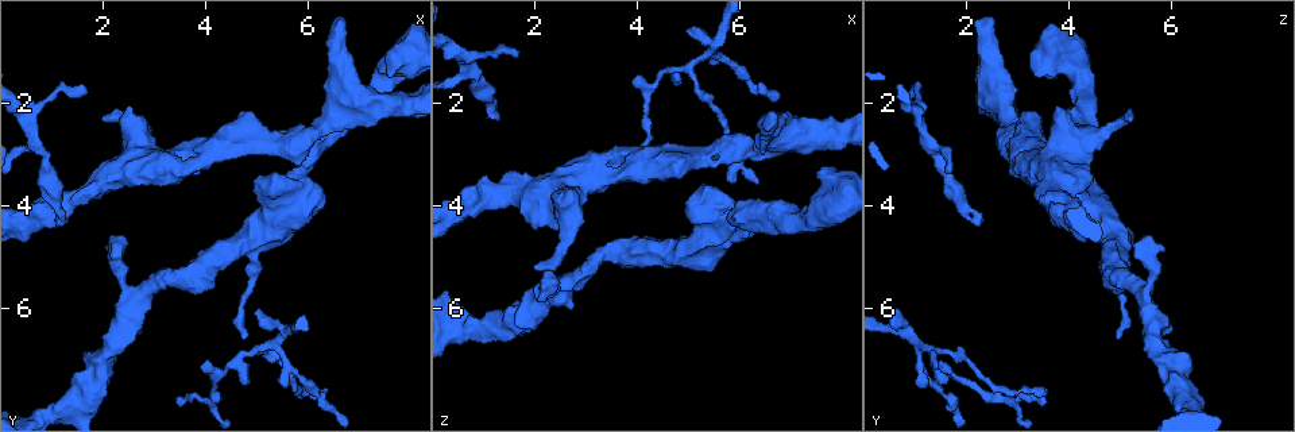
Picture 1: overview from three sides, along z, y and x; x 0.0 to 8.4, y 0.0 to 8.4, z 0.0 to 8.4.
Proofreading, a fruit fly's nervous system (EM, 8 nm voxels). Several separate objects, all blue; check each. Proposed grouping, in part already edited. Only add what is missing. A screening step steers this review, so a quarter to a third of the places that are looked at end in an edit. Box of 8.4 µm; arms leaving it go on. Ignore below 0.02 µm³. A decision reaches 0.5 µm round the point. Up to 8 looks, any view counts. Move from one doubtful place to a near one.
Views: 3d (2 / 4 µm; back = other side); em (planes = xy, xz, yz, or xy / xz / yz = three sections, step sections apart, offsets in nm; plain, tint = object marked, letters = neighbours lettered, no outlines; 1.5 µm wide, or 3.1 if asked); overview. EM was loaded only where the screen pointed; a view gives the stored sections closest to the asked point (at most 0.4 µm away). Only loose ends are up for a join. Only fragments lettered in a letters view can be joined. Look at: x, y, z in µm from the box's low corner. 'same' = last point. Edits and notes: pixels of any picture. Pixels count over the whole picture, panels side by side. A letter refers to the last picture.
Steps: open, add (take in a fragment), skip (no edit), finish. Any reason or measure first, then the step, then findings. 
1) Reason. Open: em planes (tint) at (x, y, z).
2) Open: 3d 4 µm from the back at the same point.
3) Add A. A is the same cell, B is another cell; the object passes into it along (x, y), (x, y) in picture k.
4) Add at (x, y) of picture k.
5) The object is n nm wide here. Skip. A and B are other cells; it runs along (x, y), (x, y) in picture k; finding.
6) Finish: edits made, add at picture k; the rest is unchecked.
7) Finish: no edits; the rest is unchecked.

Branch stops here. Open: em yz step 8 (letters) at (5.05, 3.80, 4.00).

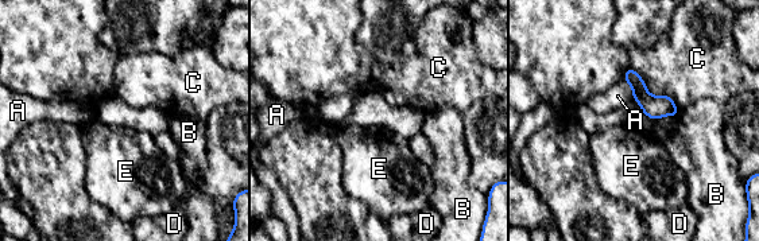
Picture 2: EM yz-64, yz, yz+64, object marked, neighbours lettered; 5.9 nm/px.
Open: em planes (letters) at the same point.

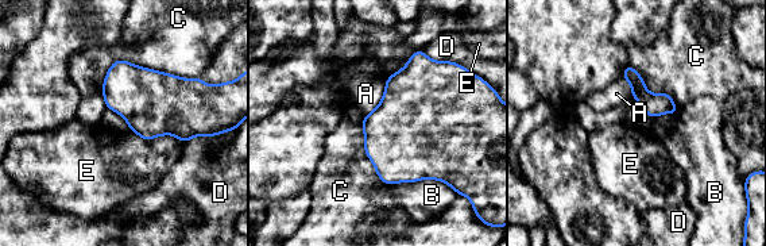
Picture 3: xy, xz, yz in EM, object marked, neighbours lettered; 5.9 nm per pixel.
The longest contact is with C, 500 nm. Skip. A, B, C, D and E are other cells; it runs along (629, 69), (654, 104), (673, 110) in picture 3; no lettered fragment goes on from it.

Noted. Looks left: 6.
Tapers out. Open: 3d 4 µm from the back at (1.30, 4.30, 2.40).

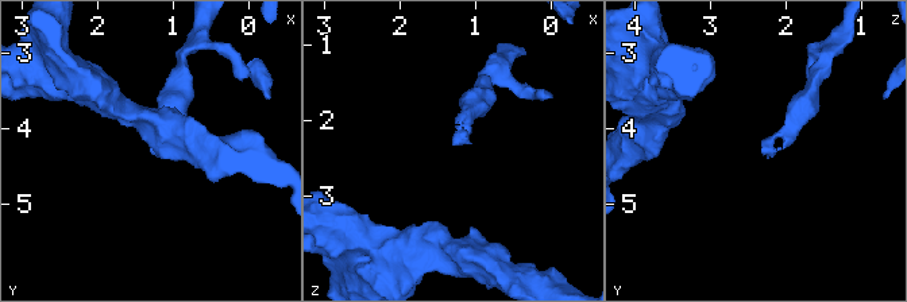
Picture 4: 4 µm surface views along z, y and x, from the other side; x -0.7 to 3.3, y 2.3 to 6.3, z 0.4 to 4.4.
Open: em planes (letters) at (1.30, 4.25, 2.30).

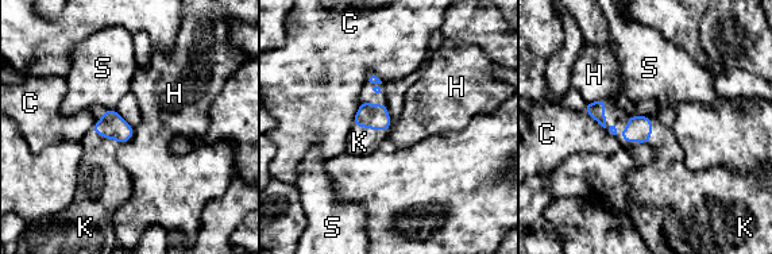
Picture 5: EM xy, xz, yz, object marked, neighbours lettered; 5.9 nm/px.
The longest contact is with C, 140 nm. Add K. K is the same cell, C, H and S are other cells; it goes on there.

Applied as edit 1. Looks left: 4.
Open: overview.

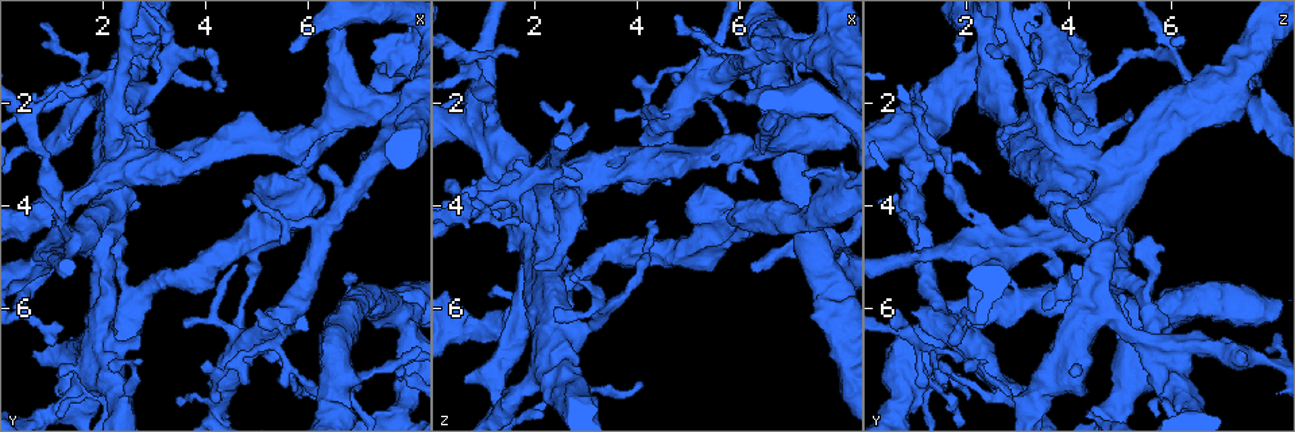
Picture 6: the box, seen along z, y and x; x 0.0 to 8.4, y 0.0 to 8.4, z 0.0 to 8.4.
Branch stops here. Open: 3d 4 µm at (6.35, 7.55, 3.50).

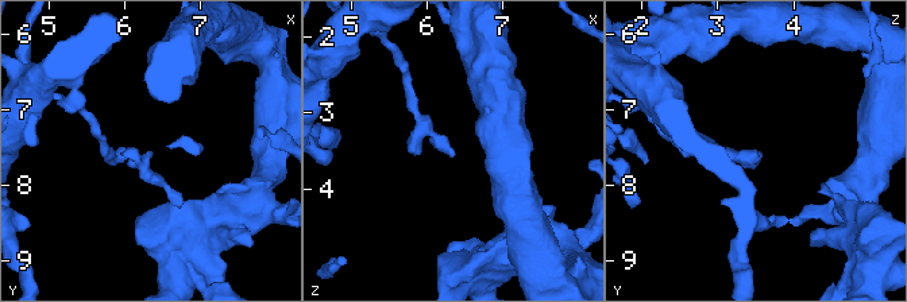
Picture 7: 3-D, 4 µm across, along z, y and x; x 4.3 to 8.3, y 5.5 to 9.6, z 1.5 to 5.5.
Open: em xz step 4 (letters) at (6.40, 7.60, 3.50).

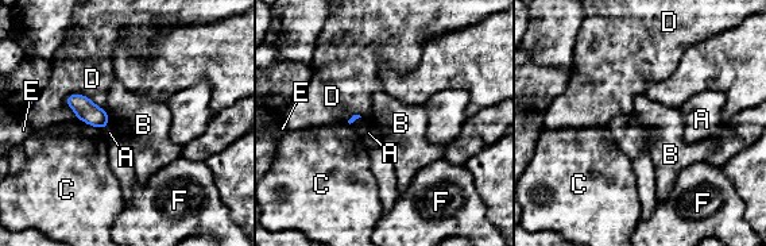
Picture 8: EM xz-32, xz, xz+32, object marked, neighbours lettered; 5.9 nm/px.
Skip. A, B, C, D, E and F are other cells; no lettered fragment goes on from it.

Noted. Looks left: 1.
Finish: edits made, add at picture 5; the rest is unchecked.

